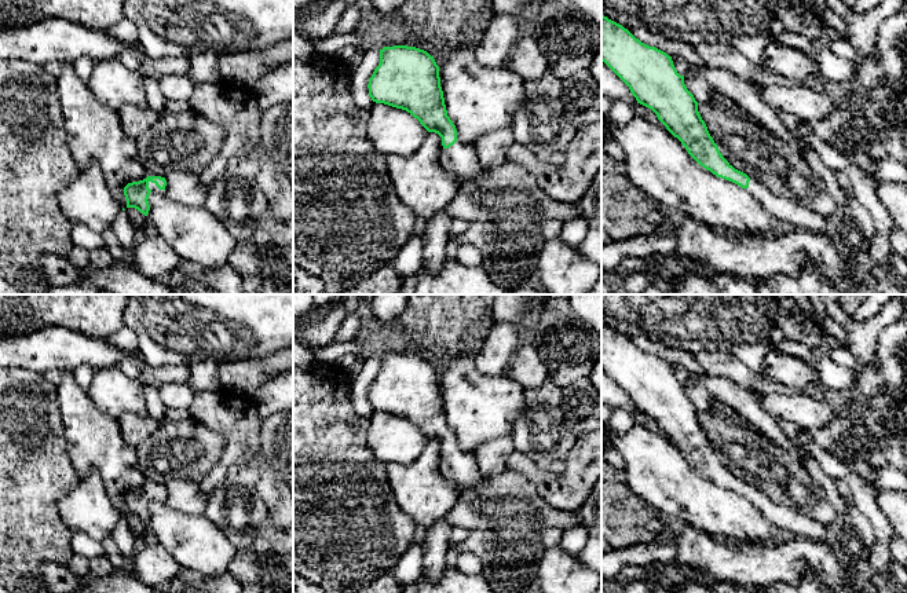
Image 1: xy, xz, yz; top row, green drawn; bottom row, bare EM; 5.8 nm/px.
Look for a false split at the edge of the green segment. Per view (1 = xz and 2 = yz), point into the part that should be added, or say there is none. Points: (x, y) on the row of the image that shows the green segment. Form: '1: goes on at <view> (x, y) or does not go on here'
1: goes on at xz (461, 160)
2: goes on at yz (800, 218)

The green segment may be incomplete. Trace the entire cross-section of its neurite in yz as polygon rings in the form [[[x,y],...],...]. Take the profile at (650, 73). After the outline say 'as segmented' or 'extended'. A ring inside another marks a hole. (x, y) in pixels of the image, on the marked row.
[[[601,14],[601,61],[629,87],[637,103],[651,109],[688,154],[717,177],[747,188],[756,201],[794,230],[823,233],[824,217],[797,202],[769,193],[761,183],[735,169],[720,153],[672,56],[636,39]]] | extended

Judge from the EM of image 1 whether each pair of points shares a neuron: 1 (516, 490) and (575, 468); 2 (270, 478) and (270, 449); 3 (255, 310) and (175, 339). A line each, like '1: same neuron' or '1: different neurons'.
1: different neurons
2: different neurons
3: same neuron

